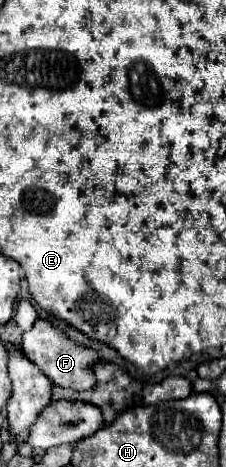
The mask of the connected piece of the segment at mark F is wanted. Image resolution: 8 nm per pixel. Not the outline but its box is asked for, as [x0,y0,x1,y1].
[21,319,99,391]

